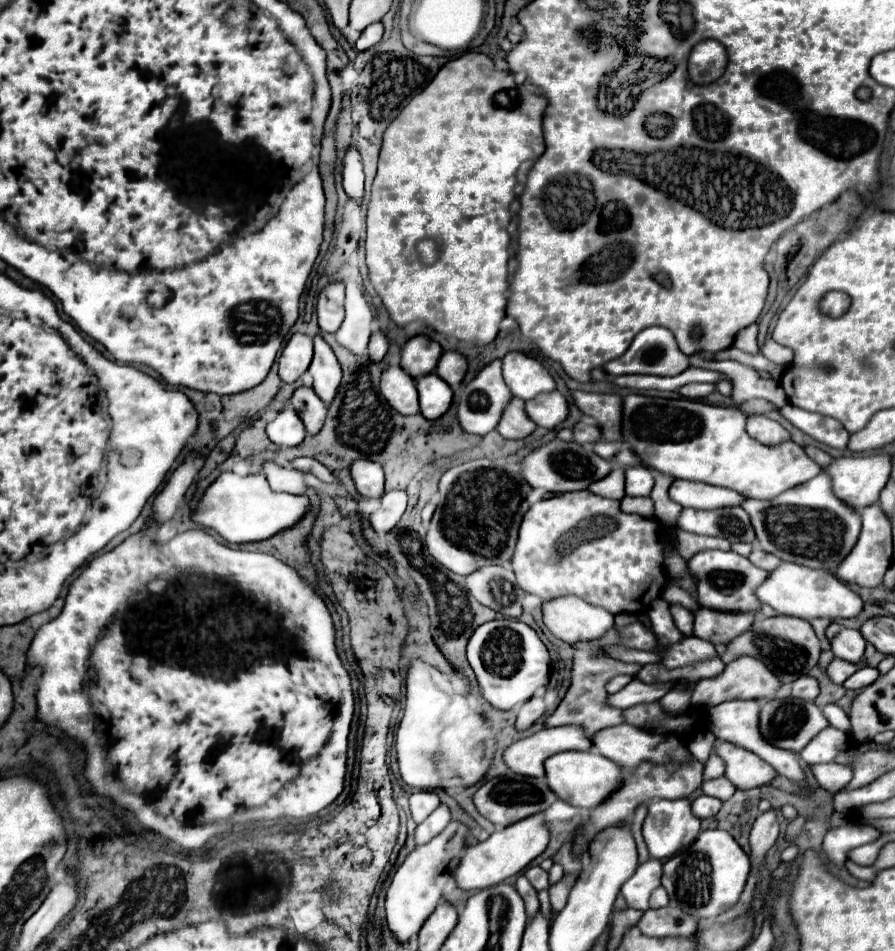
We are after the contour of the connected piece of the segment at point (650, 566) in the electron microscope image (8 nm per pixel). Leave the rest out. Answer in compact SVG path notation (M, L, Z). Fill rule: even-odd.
M588 490L552 496L548 500L530 506L520 524L518 542L512 556L512 568L524 592L536 594L542 600L574 594L594 606L608 610L614 616L620 612L630 612L630 614L646 612L648 606L656 598L660 598L660 590L668 582L688 590L694 596L694 584L690 572L686 572L682 580L670 580L668 576L664 576L662 562L664 562L664 552L658 542L658 536L654 536L652 518L642 518L638 514L624 514L620 510L618 500L608 500Z

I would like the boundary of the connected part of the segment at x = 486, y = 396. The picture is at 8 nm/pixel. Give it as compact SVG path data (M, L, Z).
M492 360L488 362L468 384L466 388L462 390L460 394L460 400L458 400L458 410L456 410L456 418L462 426L464 432L468 434L478 434L478 436L484 436L488 434L490 430L494 430L500 422L500 416L502 416L502 410L504 410L504 404L512 398L512 392L508 392L508 386L504 384L504 378L502 378L502 360Z

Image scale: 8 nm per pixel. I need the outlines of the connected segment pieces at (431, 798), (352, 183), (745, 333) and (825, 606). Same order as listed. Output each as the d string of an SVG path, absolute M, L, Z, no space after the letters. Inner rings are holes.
M414 792L410 796L410 812L416 824L424 822L436 808L438 808L440 800L434 792Z
M350 142L350 146L346 148L350 152L344 154L342 160L342 178L344 178L344 190L350 198L360 200L364 194L364 172L362 172L362 160L358 154L358 148Z
M756 324L744 328L736 334L736 346L740 346L740 344L742 344L742 350L750 352L750 354L756 354L760 350L756 344Z
M782 562L780 568L774 568L768 572L764 584L756 588L756 598L762 604L772 606L778 614L784 616L796 616L802 620L810 618L854 618L860 614L864 602L856 592L852 592L842 580L838 580L834 574L826 570L814 570L814 568L804 568L800 564L792 562Z

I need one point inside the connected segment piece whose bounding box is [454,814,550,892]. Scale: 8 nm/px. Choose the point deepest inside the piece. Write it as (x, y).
(506, 852)

